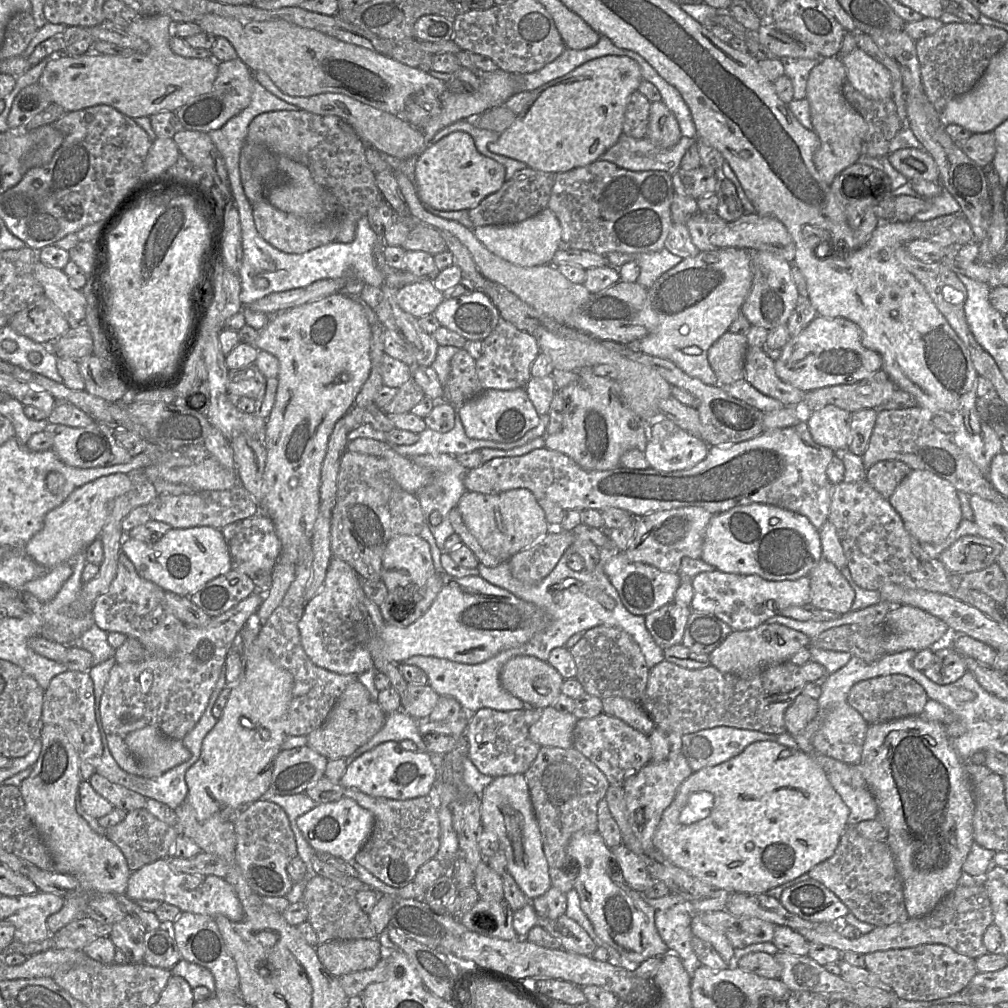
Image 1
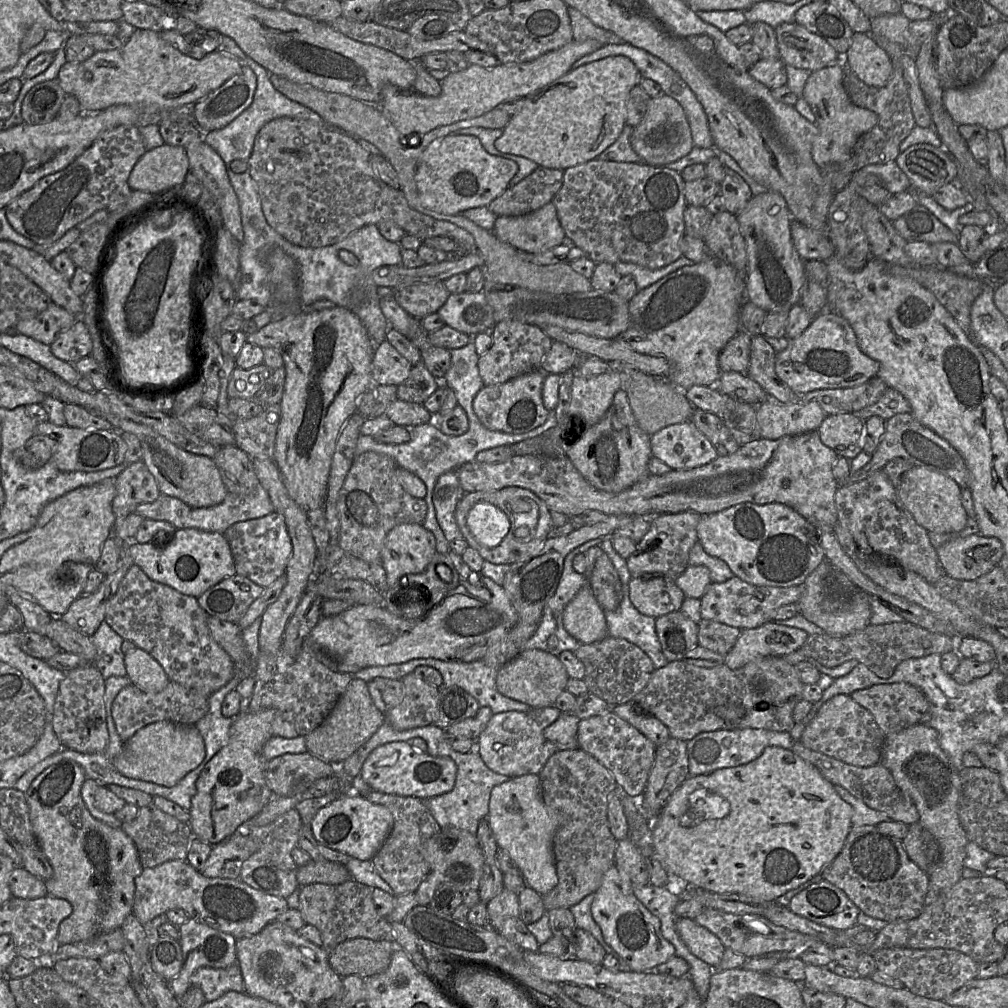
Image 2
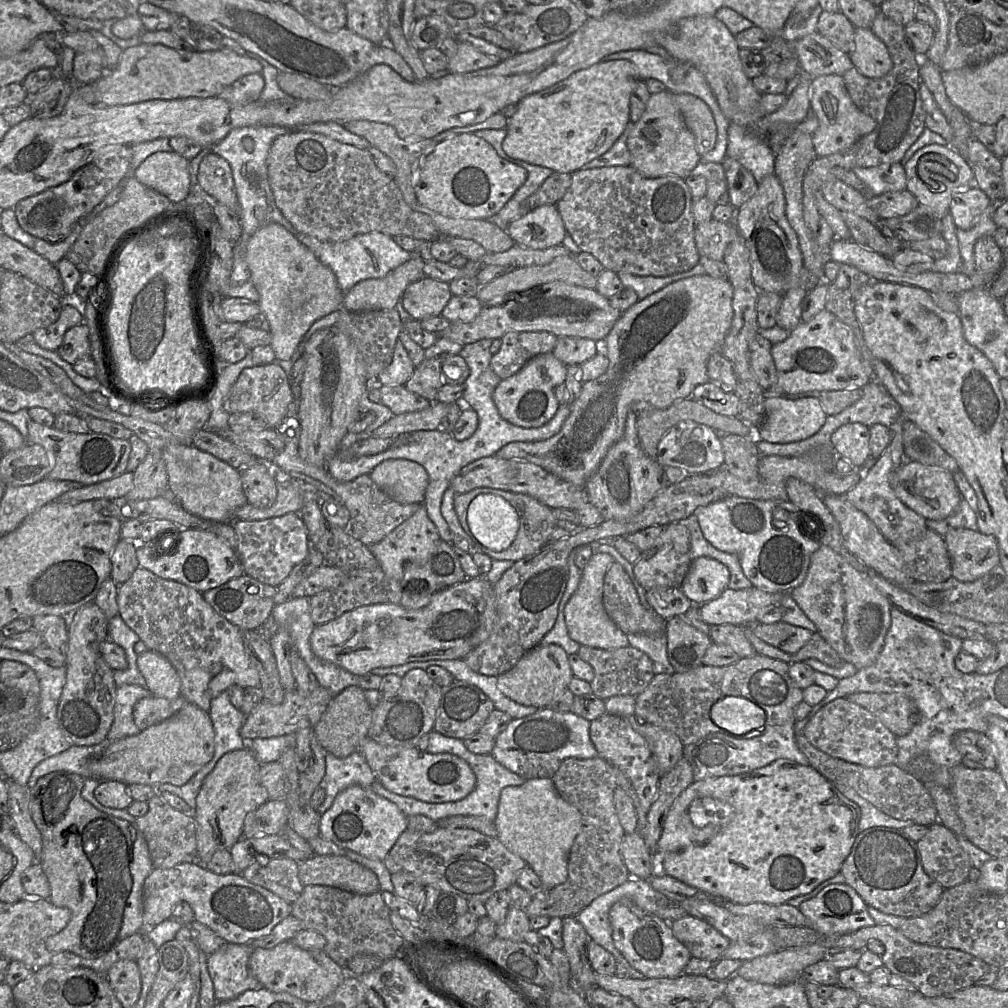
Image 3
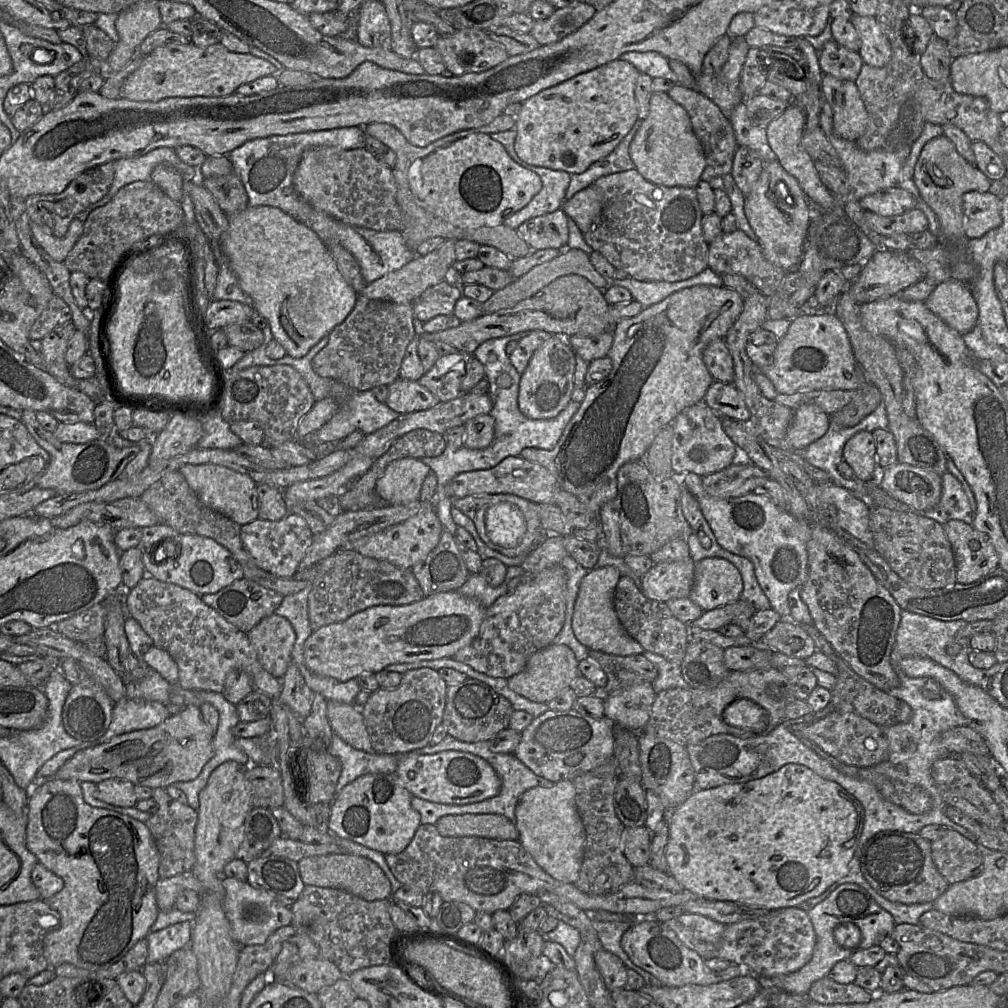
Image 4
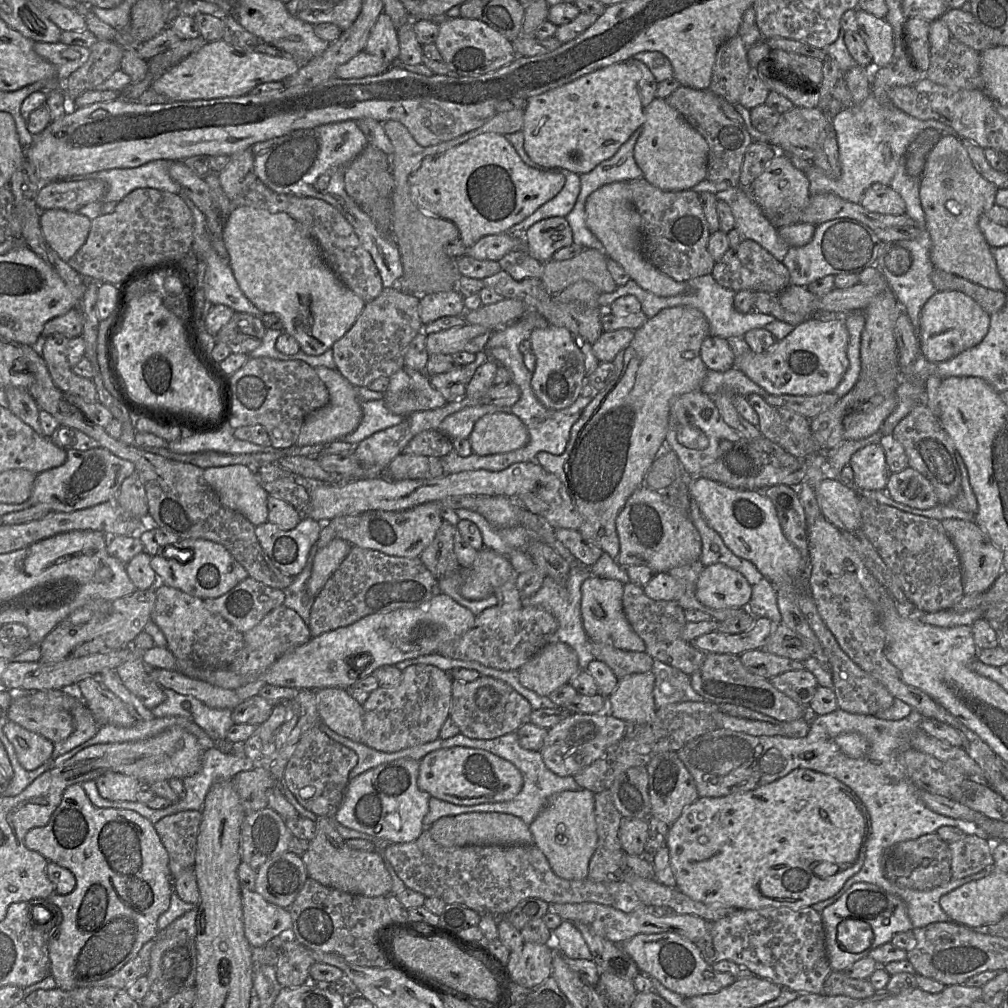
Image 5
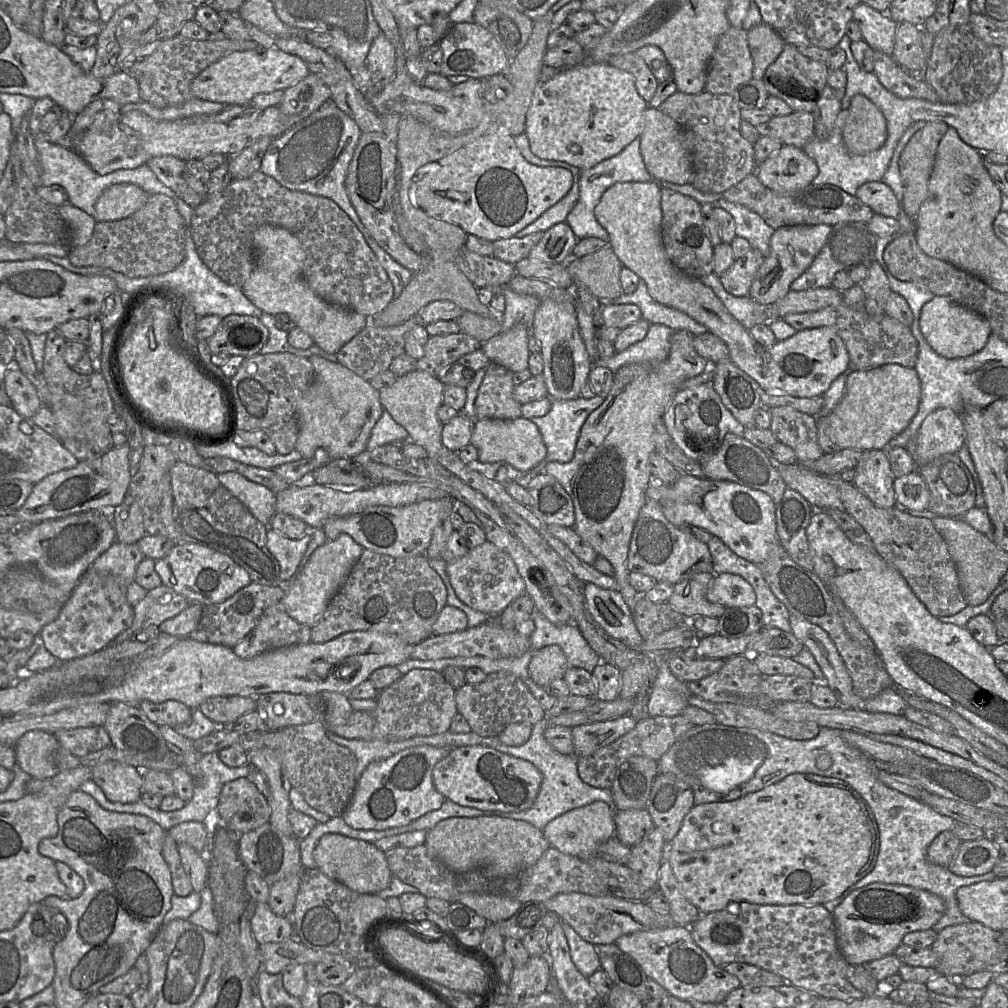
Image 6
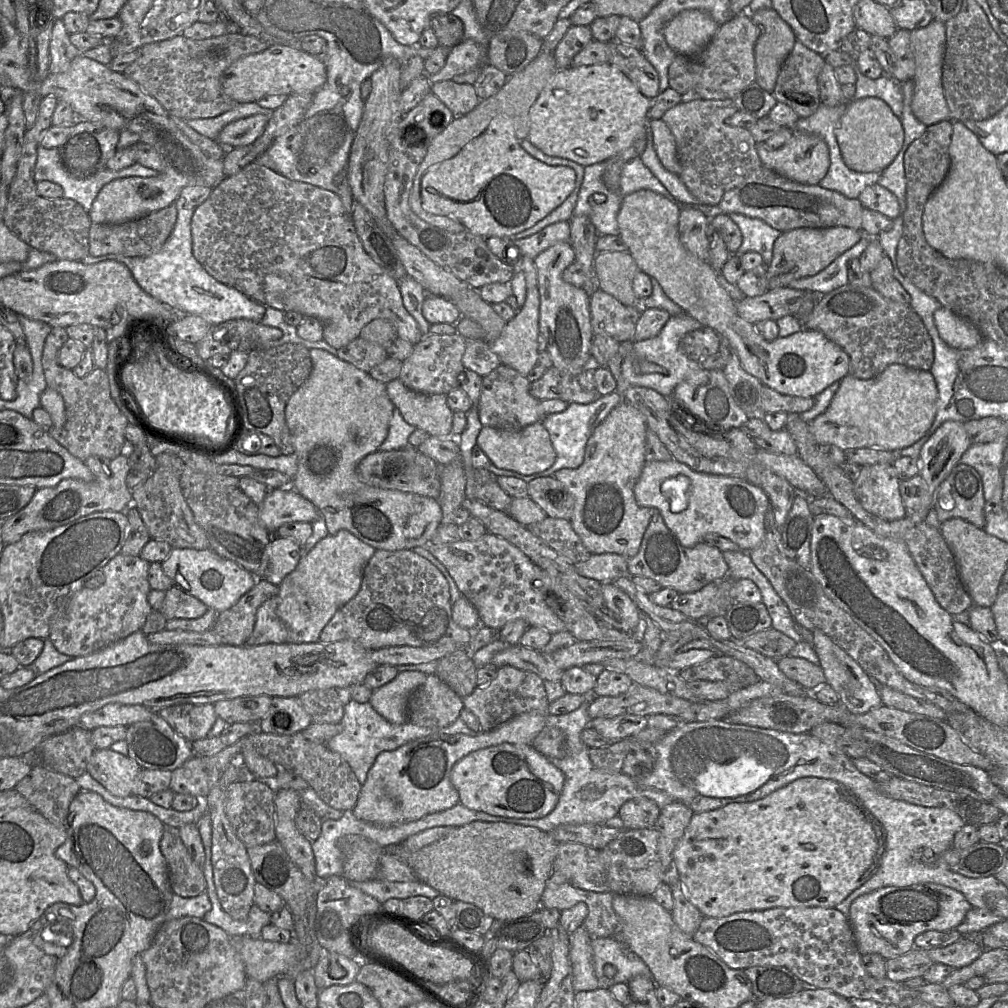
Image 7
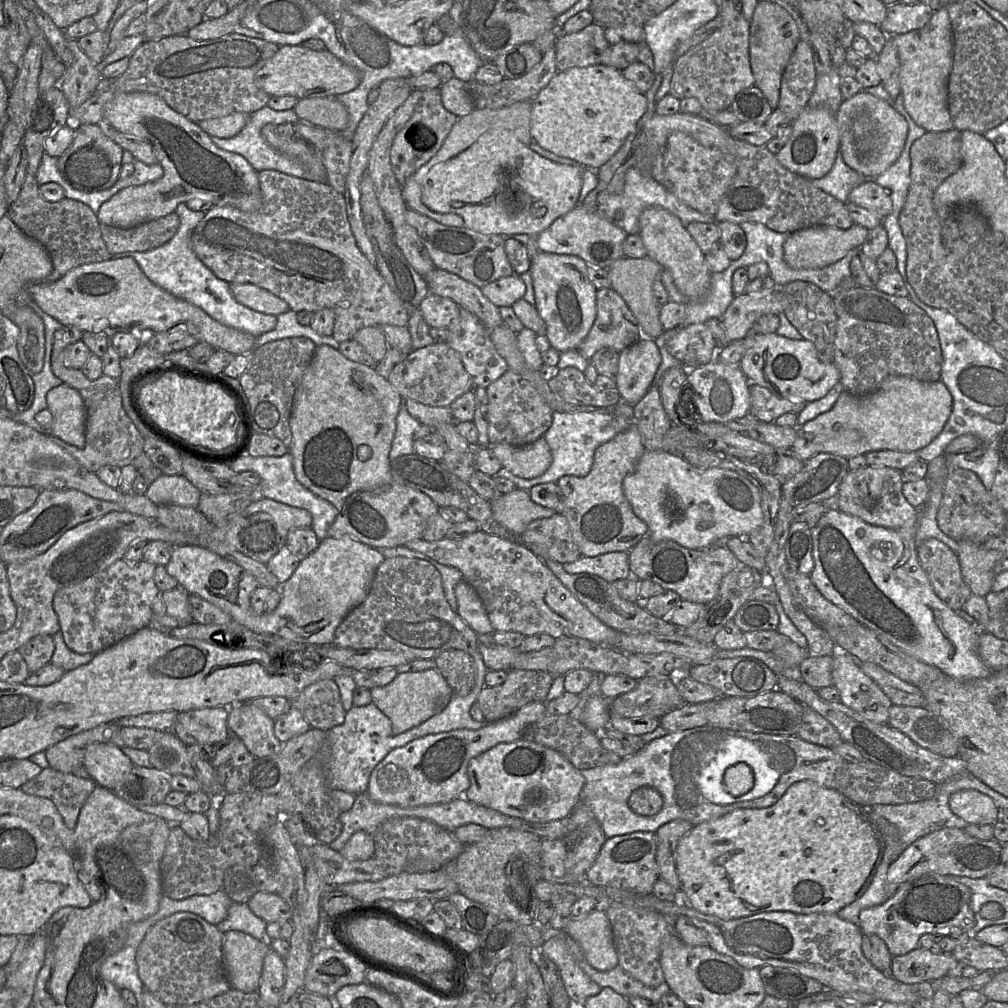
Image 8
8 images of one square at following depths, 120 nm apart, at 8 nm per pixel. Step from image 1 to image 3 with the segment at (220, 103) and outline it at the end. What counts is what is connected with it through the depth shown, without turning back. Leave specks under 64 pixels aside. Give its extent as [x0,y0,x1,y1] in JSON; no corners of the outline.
[218,73,265,105]

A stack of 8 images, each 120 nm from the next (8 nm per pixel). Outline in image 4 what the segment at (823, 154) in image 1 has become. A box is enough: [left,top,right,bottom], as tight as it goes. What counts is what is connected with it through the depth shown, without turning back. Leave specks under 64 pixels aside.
[820,75,868,140]

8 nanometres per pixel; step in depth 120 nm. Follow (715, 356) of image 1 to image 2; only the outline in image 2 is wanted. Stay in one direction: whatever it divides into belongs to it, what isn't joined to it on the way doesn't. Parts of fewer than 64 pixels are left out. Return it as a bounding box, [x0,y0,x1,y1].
[719,331,751,373]

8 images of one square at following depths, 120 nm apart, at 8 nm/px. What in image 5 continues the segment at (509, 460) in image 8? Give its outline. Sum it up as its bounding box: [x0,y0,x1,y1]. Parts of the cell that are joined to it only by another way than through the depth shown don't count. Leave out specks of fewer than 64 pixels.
[467,412,529,456]

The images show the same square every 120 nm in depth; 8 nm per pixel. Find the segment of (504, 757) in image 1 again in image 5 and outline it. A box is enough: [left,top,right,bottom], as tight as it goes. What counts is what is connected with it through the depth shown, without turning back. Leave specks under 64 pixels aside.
[539,710,626,777]

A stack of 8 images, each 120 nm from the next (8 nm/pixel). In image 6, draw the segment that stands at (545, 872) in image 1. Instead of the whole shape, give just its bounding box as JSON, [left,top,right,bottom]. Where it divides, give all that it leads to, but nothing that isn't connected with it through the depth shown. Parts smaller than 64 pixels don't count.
[542,801,615,861]

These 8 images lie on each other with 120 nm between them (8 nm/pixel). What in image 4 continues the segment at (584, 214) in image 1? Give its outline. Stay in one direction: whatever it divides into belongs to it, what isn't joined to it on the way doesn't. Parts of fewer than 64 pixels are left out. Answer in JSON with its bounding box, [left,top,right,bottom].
[583,169,708,282]

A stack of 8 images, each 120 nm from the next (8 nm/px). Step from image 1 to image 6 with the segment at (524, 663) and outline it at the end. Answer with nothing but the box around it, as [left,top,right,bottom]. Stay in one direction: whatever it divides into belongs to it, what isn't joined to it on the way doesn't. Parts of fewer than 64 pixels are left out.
[528,645,569,688]

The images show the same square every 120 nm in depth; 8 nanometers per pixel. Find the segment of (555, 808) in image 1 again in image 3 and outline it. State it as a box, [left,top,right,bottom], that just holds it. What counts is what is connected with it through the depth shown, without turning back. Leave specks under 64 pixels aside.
[526,757,630,917]

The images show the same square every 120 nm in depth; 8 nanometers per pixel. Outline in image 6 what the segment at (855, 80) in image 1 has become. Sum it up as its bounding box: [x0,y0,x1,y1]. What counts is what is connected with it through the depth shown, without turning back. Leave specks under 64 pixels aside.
[853,2,898,56]

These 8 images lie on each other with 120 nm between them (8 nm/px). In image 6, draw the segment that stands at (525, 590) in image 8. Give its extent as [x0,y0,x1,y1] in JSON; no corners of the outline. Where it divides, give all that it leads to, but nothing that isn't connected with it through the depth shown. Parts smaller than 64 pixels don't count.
[446,541,526,617]

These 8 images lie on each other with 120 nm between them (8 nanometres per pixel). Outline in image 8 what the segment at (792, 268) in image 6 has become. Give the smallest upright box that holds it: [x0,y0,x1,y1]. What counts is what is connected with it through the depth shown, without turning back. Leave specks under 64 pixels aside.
[784,224,868,269]

